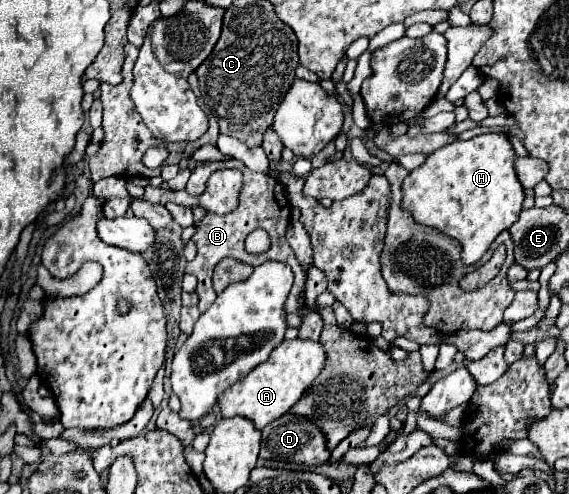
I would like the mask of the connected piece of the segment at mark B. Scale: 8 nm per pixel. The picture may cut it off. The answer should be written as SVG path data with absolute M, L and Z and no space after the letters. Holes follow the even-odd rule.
M230 160L230 162L210 162L210 164L198 164L196 170L192 172L188 184L186 184L186 192L192 194L192 196L200 196L204 190L206 190L206 182L208 178L216 172L216 170L224 170L224 168L236 168L242 172L244 176L244 182L242 182L242 188L240 188L240 196L238 196L238 208L230 214L224 214L224 216L218 216L218 214L206 214L198 224L196 224L196 234L192 236L192 242L196 244L196 258L192 262L186 264L186 274L194 274L198 278L198 288L196 288L196 294L200 298L198 302L198 308L200 312L204 312L214 300L216 300L216 292L212 288L212 272L216 268L216 264L222 260L222 258L234 258L238 262L244 262L244 264L250 264L250 266L260 266L268 260L278 260L278 262L284 262L292 268L294 272L294 286L296 286L296 292L290 292L286 302L284 302L284 310L286 314L292 314L298 310L298 302L302 298L302 290L304 290L304 282L306 282L306 276L302 272L302 266L298 264L290 244L286 242L286 228L290 224L290 202L284 194L284 188L274 180L270 178L268 174L258 174L258 172L252 172L248 170L240 160ZM256 228L264 228L270 238L272 238L272 250L268 250L266 254L260 254L260 256L252 256L244 250L244 238L256 230Z

